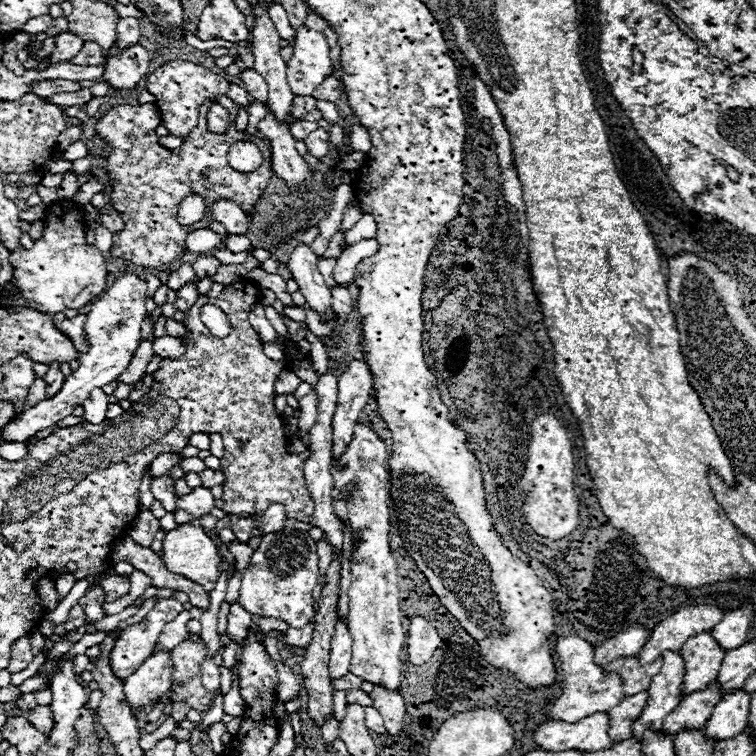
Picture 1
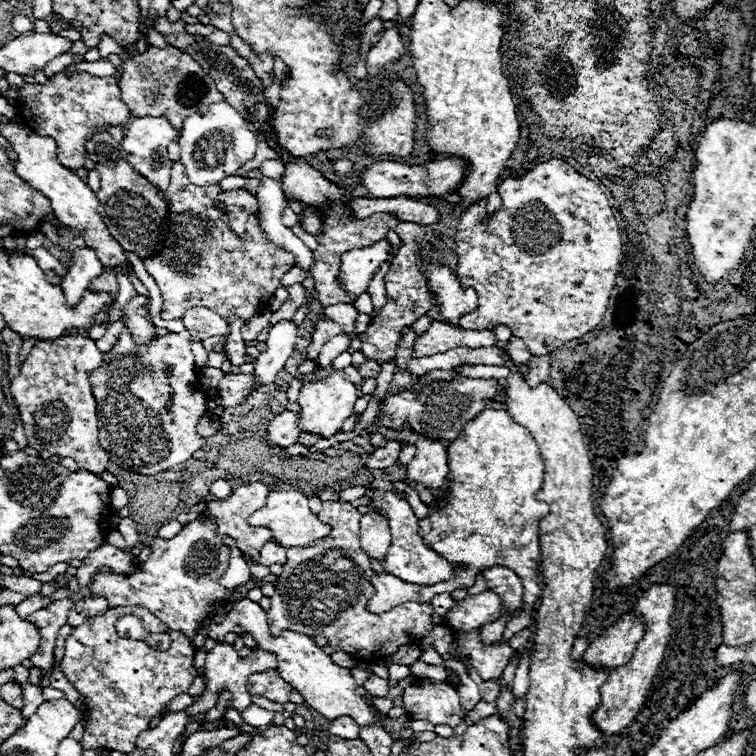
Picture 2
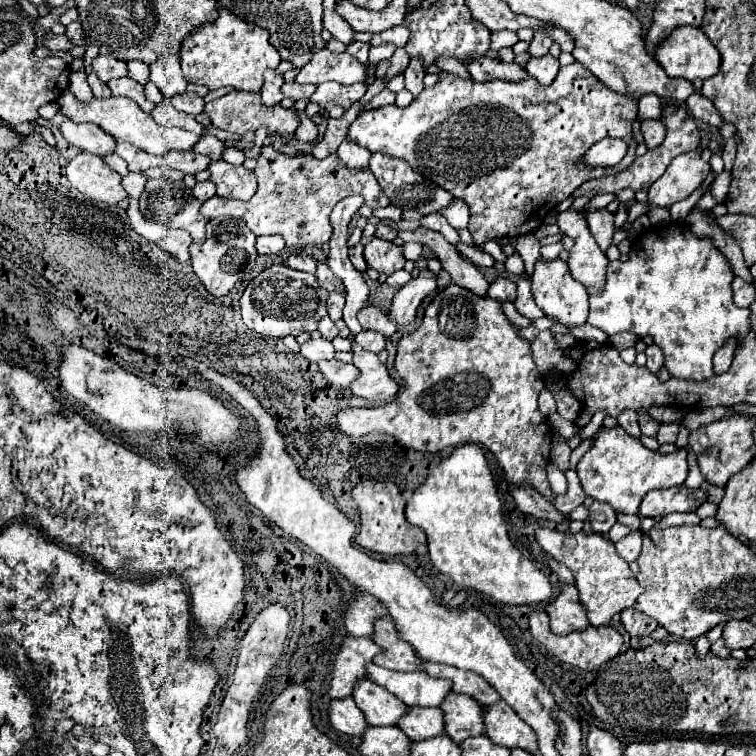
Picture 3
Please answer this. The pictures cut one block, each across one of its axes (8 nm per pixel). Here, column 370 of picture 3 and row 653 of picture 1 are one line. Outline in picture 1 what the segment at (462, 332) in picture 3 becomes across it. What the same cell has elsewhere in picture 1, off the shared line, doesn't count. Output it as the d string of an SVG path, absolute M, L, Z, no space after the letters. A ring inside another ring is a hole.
M414 616L410 620L408 642L406 642L410 664L414 664L414 666L426 664L440 644L442 644L442 640L438 636L438 630L432 626L432 622L428 622L422 616Z

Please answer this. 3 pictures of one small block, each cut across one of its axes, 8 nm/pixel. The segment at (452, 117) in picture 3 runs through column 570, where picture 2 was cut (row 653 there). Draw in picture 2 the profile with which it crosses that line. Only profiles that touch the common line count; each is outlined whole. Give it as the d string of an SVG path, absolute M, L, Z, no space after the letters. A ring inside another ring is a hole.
M140 606L110 608L102 616L94 616L84 624L74 626L72 634L66 638L66 652L60 666L72 686L88 700L90 706L90 718L82 736L82 748L108 748L124 754L132 752L136 736L148 730L148 722L152 720L152 716L160 712L174 696L184 694L194 682L194 654L196 652L182 632L166 628L162 620L158 620L152 612L146 612L146 608ZM126 614L138 616L144 630L150 634L170 634L170 648L166 652L158 652L150 648L144 640L120 638L114 626L116 620Z

